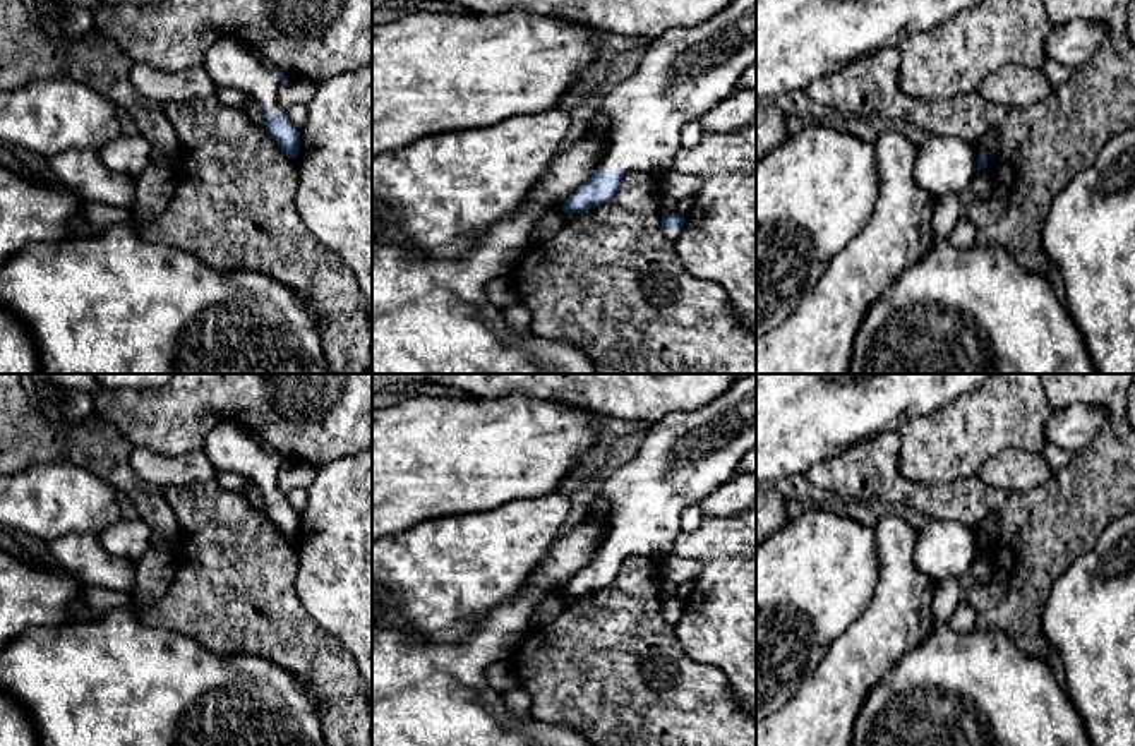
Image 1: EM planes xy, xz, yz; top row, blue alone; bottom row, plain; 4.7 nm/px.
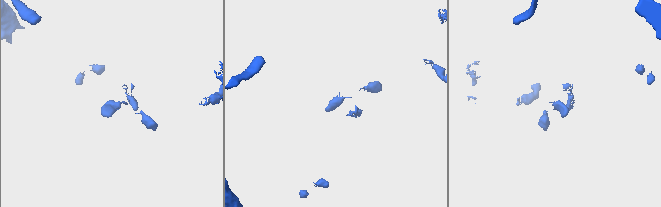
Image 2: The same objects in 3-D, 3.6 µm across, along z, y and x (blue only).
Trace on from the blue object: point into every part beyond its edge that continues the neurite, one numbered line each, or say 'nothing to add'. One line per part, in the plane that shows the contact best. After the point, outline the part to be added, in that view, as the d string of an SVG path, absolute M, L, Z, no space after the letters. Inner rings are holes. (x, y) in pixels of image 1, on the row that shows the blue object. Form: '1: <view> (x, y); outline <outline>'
1: xz (683, 74); outline M734 0L698 26L670 29L652 39L638 70L602 94L598 117L609 132L609 149L600 168L624 173L657 173L669 168L682 149L682 127L736 93L754 60L756 0Z

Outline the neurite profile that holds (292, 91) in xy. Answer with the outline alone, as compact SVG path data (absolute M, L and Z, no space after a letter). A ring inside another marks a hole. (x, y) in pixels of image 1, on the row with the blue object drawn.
M285 77L278 87L278 106L286 111L297 105L309 105L315 96L317 84L309 79L288 79Z

